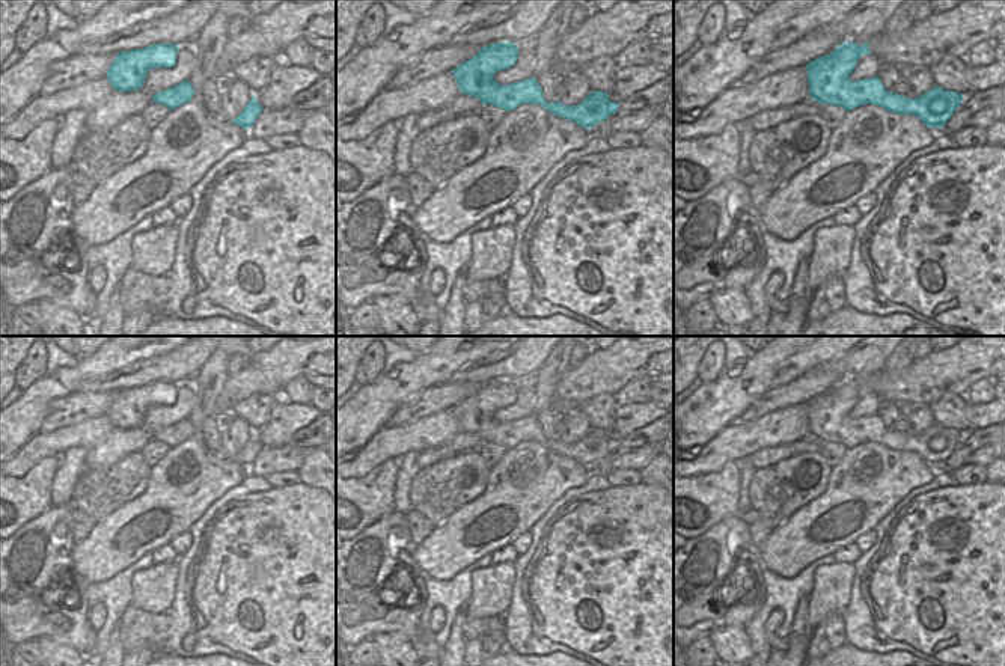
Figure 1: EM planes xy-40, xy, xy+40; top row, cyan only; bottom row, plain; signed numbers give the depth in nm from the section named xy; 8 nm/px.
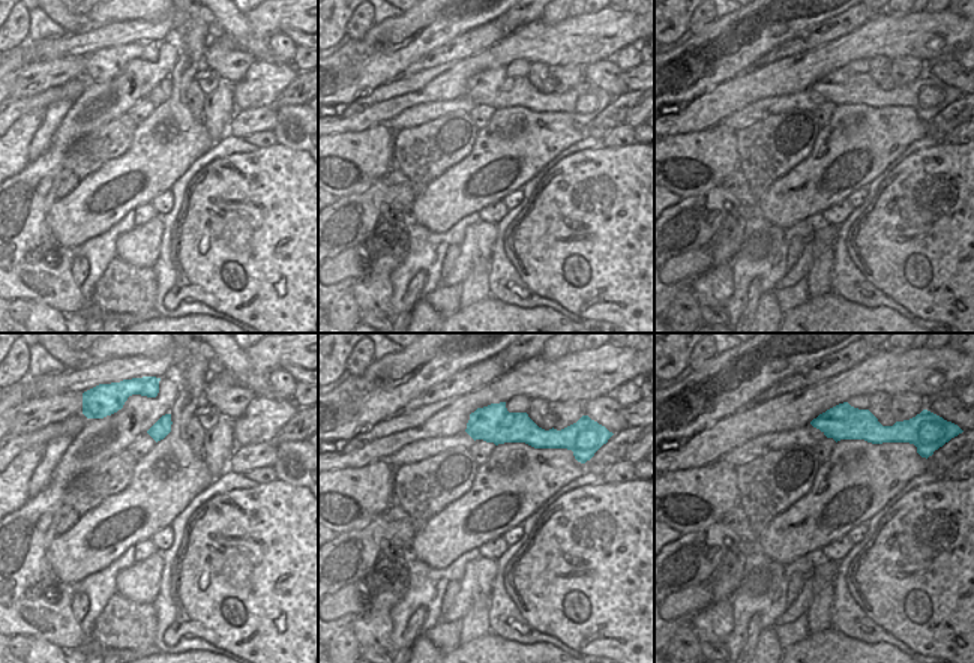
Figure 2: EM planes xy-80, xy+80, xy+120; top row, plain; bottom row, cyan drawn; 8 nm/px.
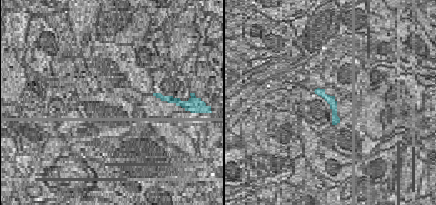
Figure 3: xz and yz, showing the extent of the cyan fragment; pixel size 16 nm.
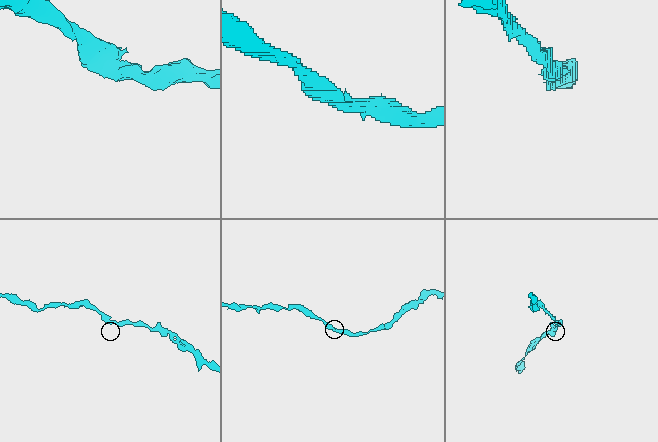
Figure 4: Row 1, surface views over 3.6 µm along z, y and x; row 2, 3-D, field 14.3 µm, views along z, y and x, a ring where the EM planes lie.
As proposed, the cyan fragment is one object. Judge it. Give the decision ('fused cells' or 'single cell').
single cell

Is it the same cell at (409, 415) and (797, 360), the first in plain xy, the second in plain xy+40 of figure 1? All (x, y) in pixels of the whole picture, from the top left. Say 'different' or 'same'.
different

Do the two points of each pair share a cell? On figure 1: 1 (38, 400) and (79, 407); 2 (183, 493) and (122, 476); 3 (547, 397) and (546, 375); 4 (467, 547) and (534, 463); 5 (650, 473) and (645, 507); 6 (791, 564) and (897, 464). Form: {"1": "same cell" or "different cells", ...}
{"1": "different cells", "2": "different cells", "3": "same cell", "4": "same cell", "5": "different cells", "6": "same cell"}

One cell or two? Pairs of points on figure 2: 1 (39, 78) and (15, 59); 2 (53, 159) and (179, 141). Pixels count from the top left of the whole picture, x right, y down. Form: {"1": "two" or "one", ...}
{"1": "two", "2": "two"}

